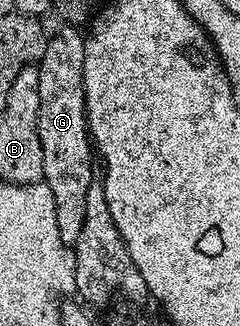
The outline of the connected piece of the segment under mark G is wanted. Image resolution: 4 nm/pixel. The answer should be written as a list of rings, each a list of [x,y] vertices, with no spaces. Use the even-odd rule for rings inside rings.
[[[60,26],[48,37],[46,54],[42,54],[38,65],[38,138],[42,142],[42,158],[44,159],[43,183],[50,186],[50,194],[54,194],[54,208],[58,218],[58,234],[62,234],[62,242],[75,245],[78,234],[82,234],[82,222],[86,222],[86,194],[94,182],[92,176],[92,156],[94,160],[94,145],[88,135],[88,111],[84,97],[84,65],[85,33],[76,26]]]

